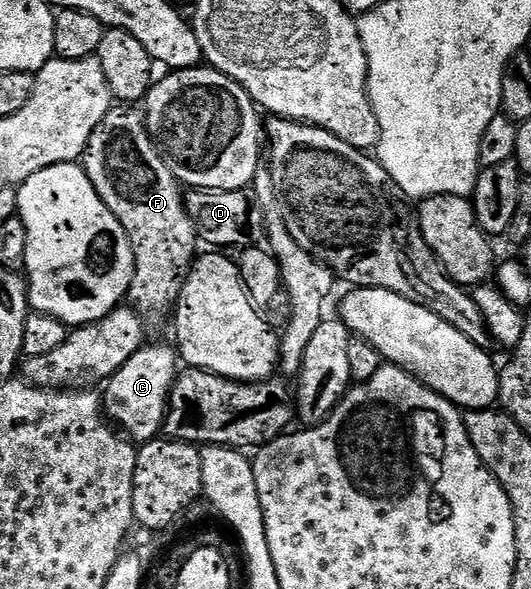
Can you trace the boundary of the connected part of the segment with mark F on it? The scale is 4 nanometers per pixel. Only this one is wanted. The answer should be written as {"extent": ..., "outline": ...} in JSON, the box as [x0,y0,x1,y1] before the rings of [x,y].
{"extent":[82,106,197,325],"outline":[[[114,106],[108,111],[108,117],[90,134],[90,142],[82,157],[82,167],[90,178],[92,189],[98,190],[98,198],[106,202],[108,215],[130,238],[132,257],[136,265],[132,281],[128,287],[127,303],[140,316],[146,318],[149,325],[160,324],[173,315],[176,300],[182,294],[184,280],[188,270],[197,259],[196,227],[188,213],[186,192],[172,173],[172,166],[157,148],[148,131],[145,113],[136,106]]]}

